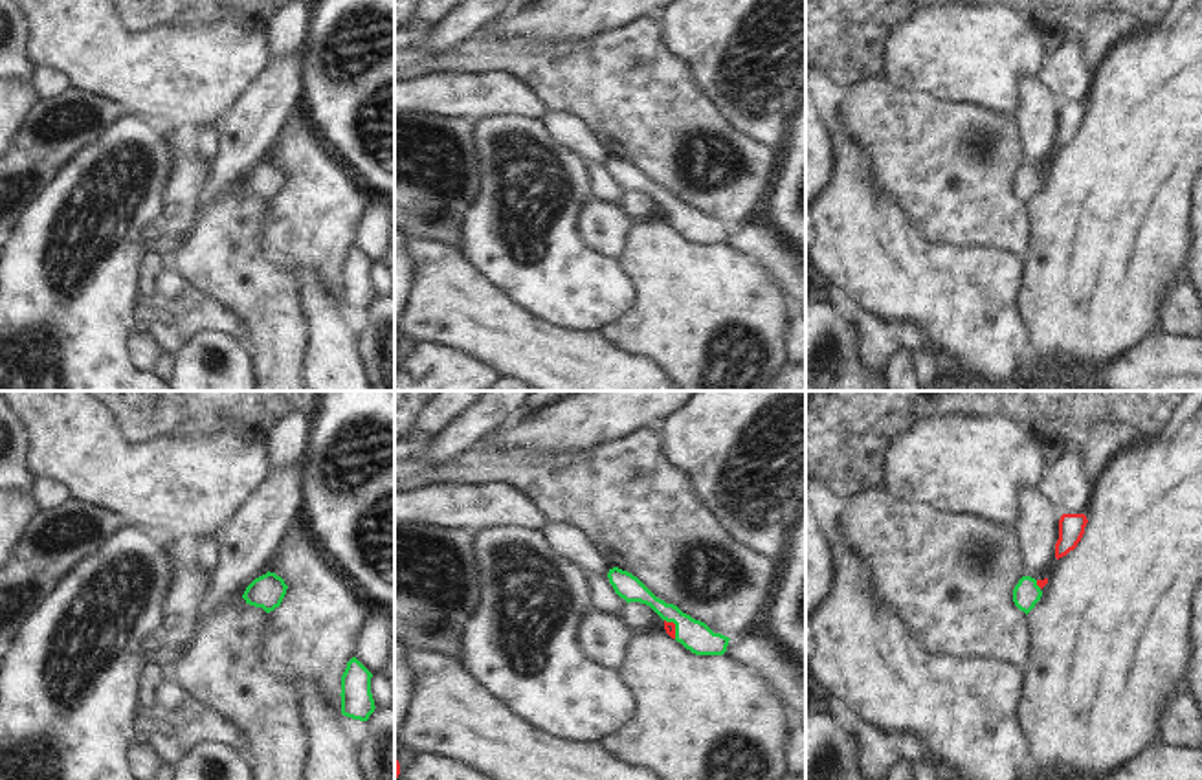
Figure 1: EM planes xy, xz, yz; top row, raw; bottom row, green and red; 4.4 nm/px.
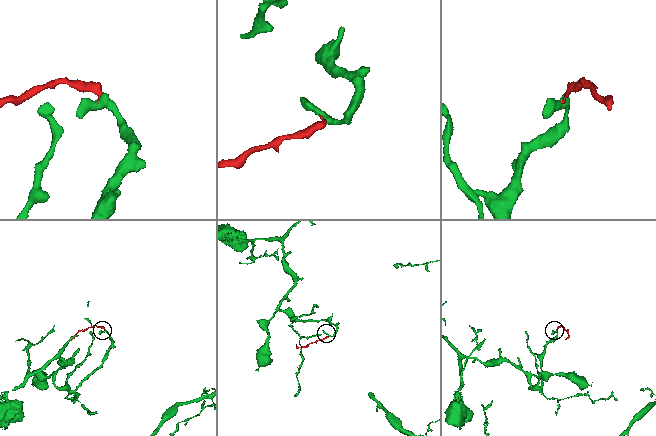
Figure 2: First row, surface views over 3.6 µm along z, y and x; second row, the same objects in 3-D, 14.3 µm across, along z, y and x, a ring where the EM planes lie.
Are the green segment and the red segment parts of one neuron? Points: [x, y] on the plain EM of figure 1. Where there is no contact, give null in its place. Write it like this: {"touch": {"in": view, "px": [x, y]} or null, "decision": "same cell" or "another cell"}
{"touch": {"in": "xz", "px": [676, 215]}, "decision": "same cell"}

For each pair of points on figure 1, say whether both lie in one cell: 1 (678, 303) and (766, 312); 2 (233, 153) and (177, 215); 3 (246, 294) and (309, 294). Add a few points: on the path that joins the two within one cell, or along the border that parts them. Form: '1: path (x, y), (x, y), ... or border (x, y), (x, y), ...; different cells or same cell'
1: path (700, 305), (707, 312), (744, 312); same cell
2: border (213, 164), (197, 219); different cells
3: border (290, 268), (309, 336); different cells

